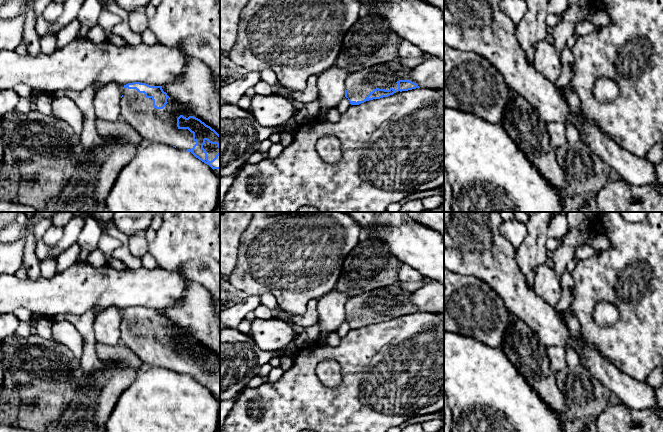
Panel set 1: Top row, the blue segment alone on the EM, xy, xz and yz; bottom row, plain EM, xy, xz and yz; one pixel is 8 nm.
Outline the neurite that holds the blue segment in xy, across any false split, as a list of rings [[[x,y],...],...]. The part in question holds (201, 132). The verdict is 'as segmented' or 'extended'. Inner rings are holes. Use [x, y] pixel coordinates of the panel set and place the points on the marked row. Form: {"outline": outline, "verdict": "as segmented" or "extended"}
{"outline": [[[124,85],[120,115],[147,143],[161,143],[191,152],[220,176],[220,135],[200,119],[184,117],[162,86]]], "verdict": "extended"}

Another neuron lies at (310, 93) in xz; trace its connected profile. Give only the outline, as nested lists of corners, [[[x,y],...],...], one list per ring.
[[[311,75],[308,77],[306,87],[301,91],[296,91],[291,95],[290,100],[293,102],[310,103],[318,99],[318,76]]]

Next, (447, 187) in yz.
[[[444,167],[444,212],[451,211],[452,187],[448,180],[448,174]]]

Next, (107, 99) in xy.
[[[113,82],[105,84],[95,92],[94,109],[97,118],[109,122],[120,119],[121,96],[119,85]]]

